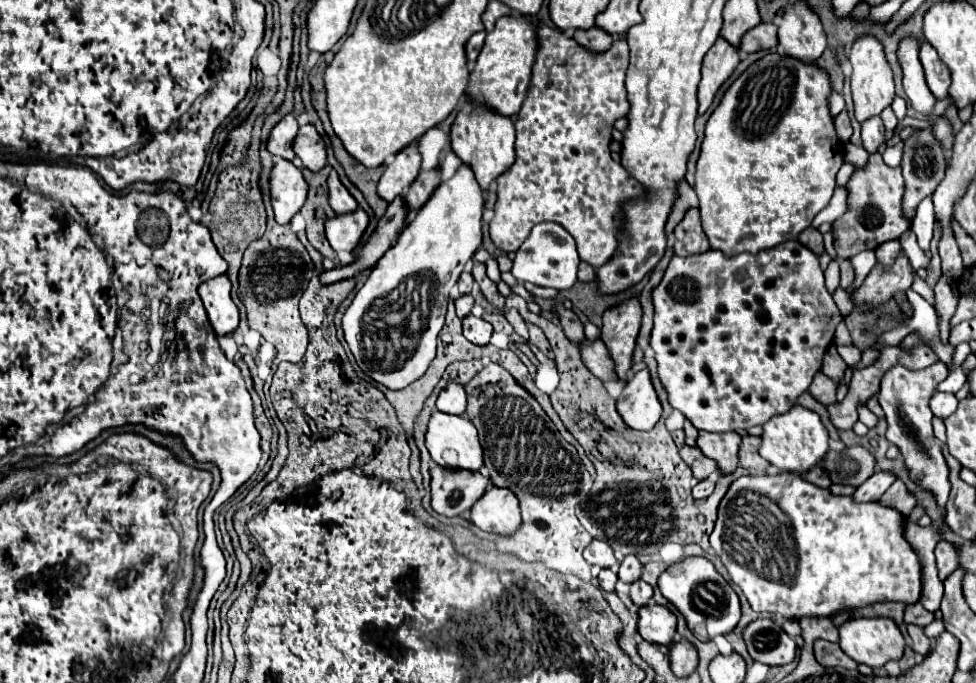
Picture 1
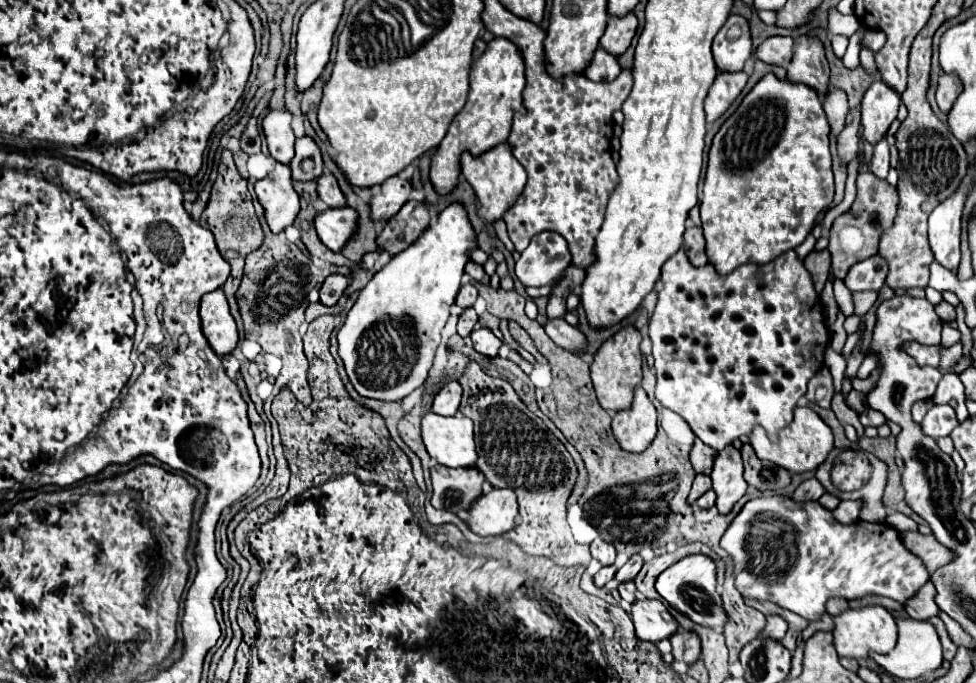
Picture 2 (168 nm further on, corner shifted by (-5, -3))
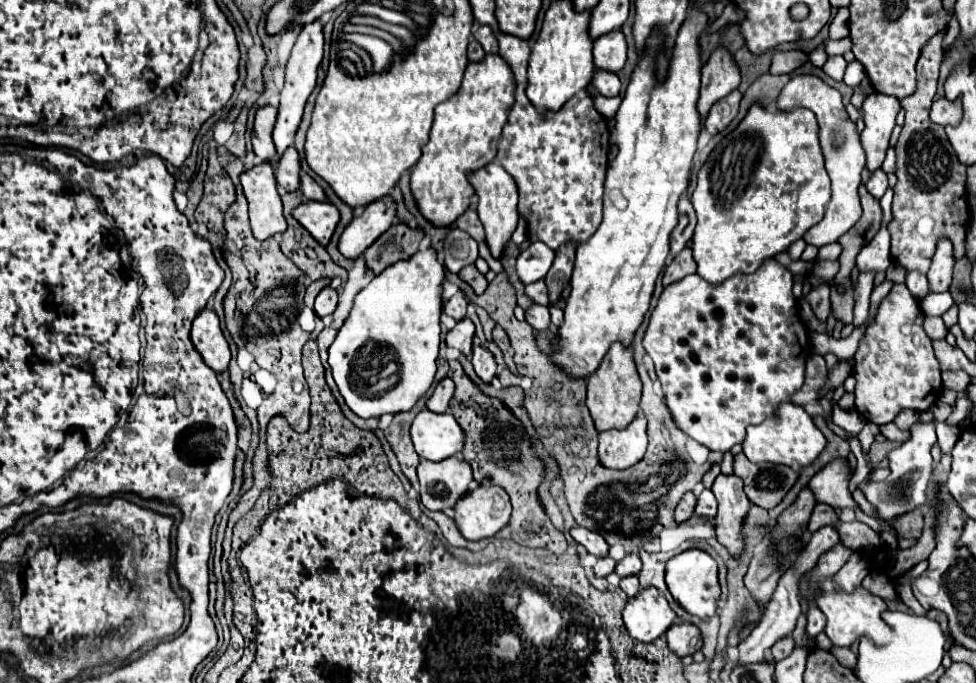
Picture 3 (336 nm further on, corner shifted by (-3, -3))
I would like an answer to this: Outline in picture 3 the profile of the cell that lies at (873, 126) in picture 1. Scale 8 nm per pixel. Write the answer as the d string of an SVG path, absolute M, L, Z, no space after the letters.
M875 170L873 174L871 174L871 180L865 184L865 188L867 188L867 192L873 196L873 198L881 198L883 194L885 194L885 190L887 190L887 174L883 172L883 170Z

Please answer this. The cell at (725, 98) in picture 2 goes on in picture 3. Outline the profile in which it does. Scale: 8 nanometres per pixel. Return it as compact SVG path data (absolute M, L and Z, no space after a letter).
M733 90L731 94L727 94L727 98L721 98L719 102L715 102L715 106L711 108L711 114L707 116L705 130L707 130L711 136L723 132L723 130L731 124L731 120L737 116L737 112L739 112L739 102L741 102L739 90Z

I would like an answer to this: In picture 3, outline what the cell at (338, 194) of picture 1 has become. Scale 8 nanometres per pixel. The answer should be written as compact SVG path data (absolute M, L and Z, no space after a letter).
M301 172L301 192L307 200L319 200L319 202L325 200L325 194L323 194L321 186L305 172Z

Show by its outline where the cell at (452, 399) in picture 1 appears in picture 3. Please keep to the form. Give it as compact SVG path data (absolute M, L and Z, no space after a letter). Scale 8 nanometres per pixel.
M443 378L435 386L431 398L427 400L427 408L433 412L445 412L449 408L449 400L453 398L453 390L455 390L455 386L453 386L451 378Z

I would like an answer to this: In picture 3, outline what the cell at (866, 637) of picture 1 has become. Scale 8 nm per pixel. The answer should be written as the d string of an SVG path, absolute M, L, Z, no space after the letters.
M857 586L853 592L845 590L829 590L821 592L817 598L819 610L825 614L827 624L825 624L825 634L833 642L833 646L851 646L859 636L867 634L873 642L889 642L891 630L887 630L887 624L881 620L881 614L887 610L887 604L883 598L871 594L863 586Z

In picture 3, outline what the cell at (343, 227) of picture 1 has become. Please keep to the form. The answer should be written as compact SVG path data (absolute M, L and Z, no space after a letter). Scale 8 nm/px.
M307 200L307 202L301 202L293 212L291 216L303 226L309 230L309 234L321 244L321 246L327 246L331 236L333 236L333 230L339 222L339 212L333 204L329 202L313 202L313 200Z

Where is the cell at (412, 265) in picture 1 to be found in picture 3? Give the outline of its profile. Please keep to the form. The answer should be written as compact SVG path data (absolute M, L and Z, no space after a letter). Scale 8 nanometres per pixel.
M427 248L425 252L417 252L413 254L413 258L409 258L407 262L395 262L395 266L389 266L383 274L375 276L357 296L353 302L353 308L347 316L347 320L343 322L341 330L337 332L337 338L333 340L331 348L329 348L329 366L333 372L333 380L341 392L341 396L345 398L345 404L359 416L359 418L379 418L383 414L399 414L399 412L409 412L413 408L413 404L429 390L429 386L433 384L435 378L435 360L437 360L437 352L439 352L439 316L441 316L441 284L443 284L443 270L445 266L439 262L437 252L433 248Z

